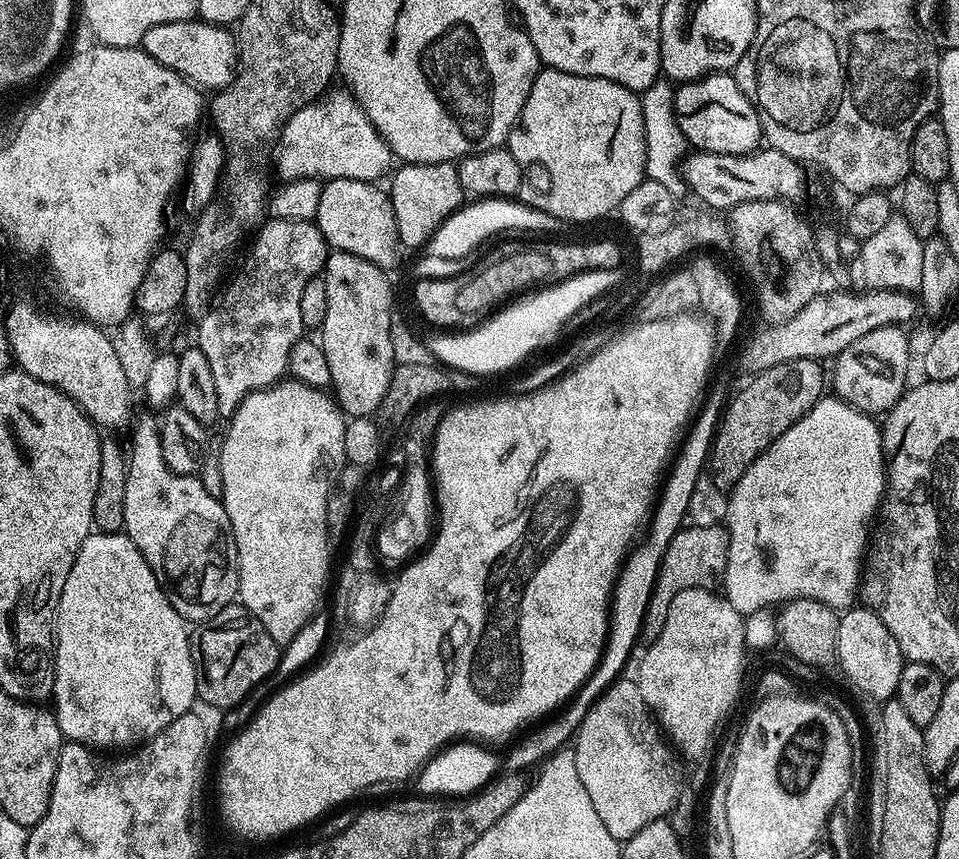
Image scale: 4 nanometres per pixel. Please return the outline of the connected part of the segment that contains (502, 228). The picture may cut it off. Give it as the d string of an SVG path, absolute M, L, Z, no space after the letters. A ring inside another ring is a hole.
M507 197L480 198L463 205L454 215L440 224L438 230L426 245L427 253L439 258L458 259L471 255L471 251L488 238L514 230L516 232L550 232L560 226L556 216L544 212L539 207L532 209ZM472 203L472 204L471 204Z

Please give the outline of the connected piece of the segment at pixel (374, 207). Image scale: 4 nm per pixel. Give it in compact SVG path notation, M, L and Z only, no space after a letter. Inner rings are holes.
M338 178L327 181L321 190L321 198L318 203L317 214L314 223L319 228L324 241L329 249L354 254L366 262L385 270L392 270L396 264L396 248L401 247L398 226L394 218L394 206L391 195L387 191L380 189L381 185L376 182L366 180L351 180L350 178Z

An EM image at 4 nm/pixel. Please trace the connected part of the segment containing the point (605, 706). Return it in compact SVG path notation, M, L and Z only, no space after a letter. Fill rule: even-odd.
M624 679L613 680L612 685L592 703L580 724L580 731L574 737L578 770L584 774L582 786L586 786L586 794L594 797L598 817L602 818L606 830L610 830L610 834L618 842L629 840L634 834L638 834L638 830L642 830L642 826L650 822L665 819L676 800L678 789L677 757L666 743L661 729L654 723L640 693L639 683L635 679ZM588 772L596 772L596 780Z

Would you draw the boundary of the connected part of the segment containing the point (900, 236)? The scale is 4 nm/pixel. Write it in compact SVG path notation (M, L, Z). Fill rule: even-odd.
M894 214L882 229L873 237L863 241L858 256L849 261L852 288L855 291L870 289L898 289L915 291L919 289L922 278L924 249L923 240L910 229L903 216Z

